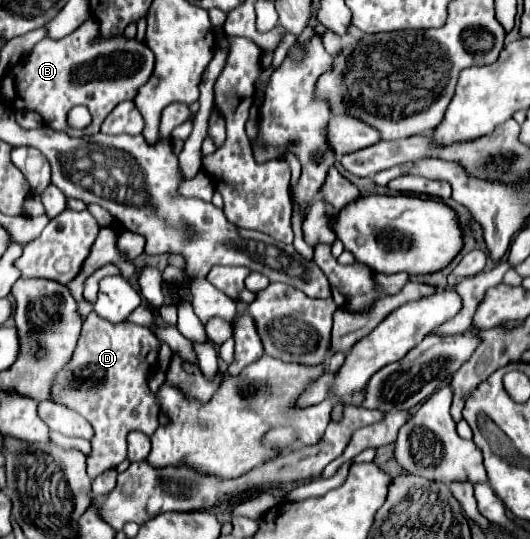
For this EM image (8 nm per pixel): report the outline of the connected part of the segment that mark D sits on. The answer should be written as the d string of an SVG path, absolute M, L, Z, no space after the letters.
M90 313L84 319L84 327L80 331L76 351L72 353L68 367L64 367L64 371L56 375L56 383L52 383L52 395L56 395L56 399L52 401L72 411L78 411L94 429L94 437L90 439L92 451L86 457L90 479L98 477L100 473L108 469L118 467L126 459L126 435L130 431L142 429L144 433L150 433L150 435L156 431L160 405L156 403L154 393L148 389L148 375L152 375L158 367L158 351L160 351L160 341L146 327L140 327L134 323L118 323L118 325L108 323L94 313Z

